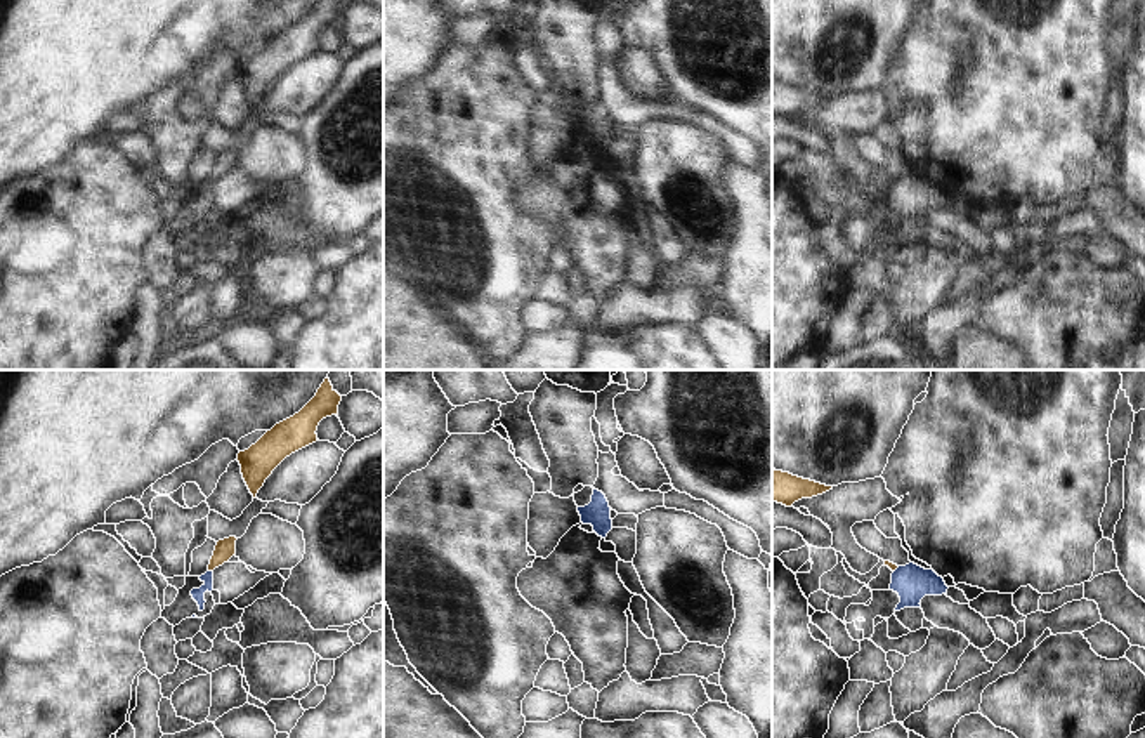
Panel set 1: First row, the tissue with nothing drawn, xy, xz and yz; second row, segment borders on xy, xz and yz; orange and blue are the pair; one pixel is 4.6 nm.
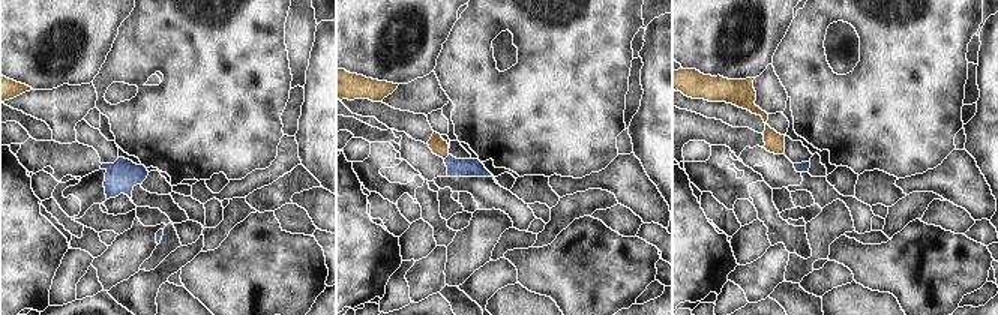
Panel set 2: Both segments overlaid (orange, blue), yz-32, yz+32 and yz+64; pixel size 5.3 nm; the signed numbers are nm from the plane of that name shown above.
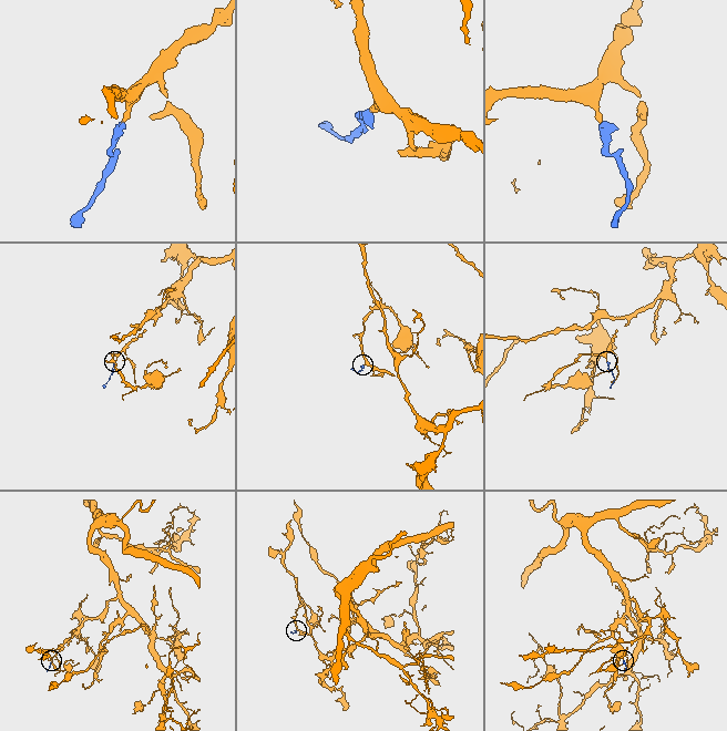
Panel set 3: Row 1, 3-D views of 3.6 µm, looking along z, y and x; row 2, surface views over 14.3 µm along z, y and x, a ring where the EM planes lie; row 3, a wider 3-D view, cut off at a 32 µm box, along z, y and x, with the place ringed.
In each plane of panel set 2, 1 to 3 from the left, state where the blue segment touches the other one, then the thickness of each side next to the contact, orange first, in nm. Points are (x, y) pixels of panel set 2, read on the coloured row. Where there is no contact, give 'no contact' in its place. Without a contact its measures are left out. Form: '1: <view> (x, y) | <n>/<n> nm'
1: no contact
2: yz+32 (446, 156) | 90/100 nm
3: no contact

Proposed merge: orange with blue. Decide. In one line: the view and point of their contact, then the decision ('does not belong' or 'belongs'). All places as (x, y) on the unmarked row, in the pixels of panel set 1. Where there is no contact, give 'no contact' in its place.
contact xy (210, 181); belongs

